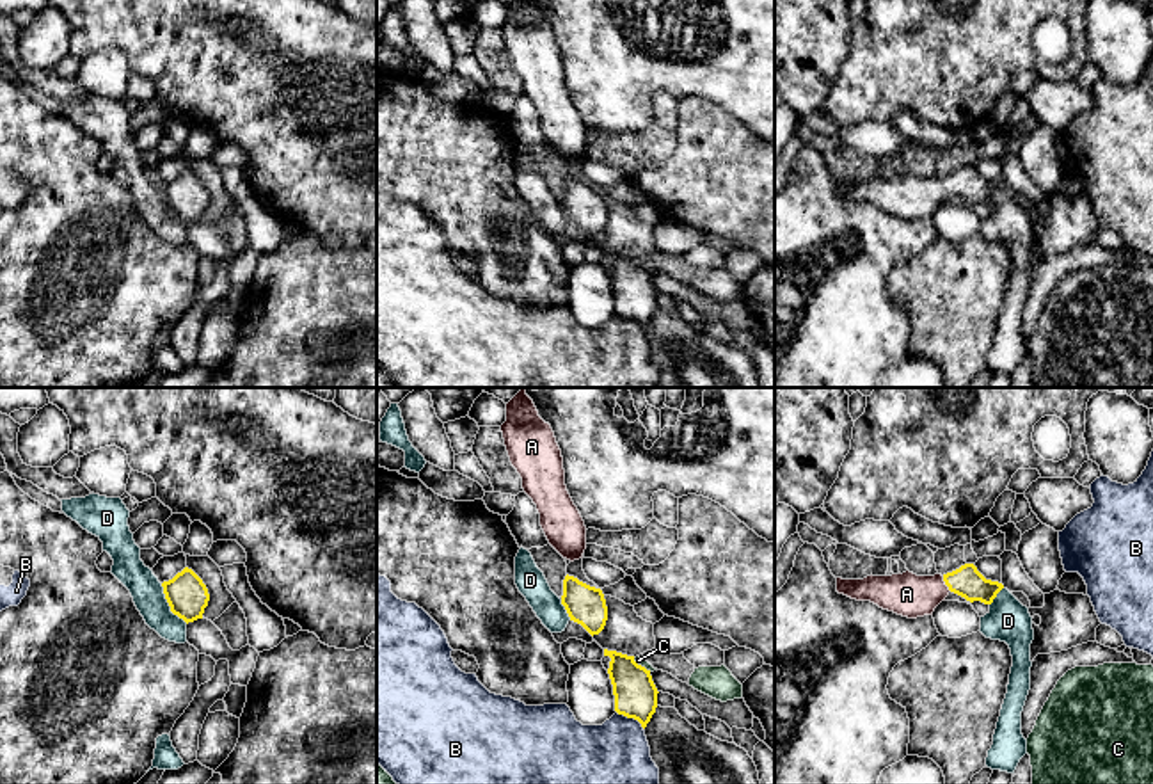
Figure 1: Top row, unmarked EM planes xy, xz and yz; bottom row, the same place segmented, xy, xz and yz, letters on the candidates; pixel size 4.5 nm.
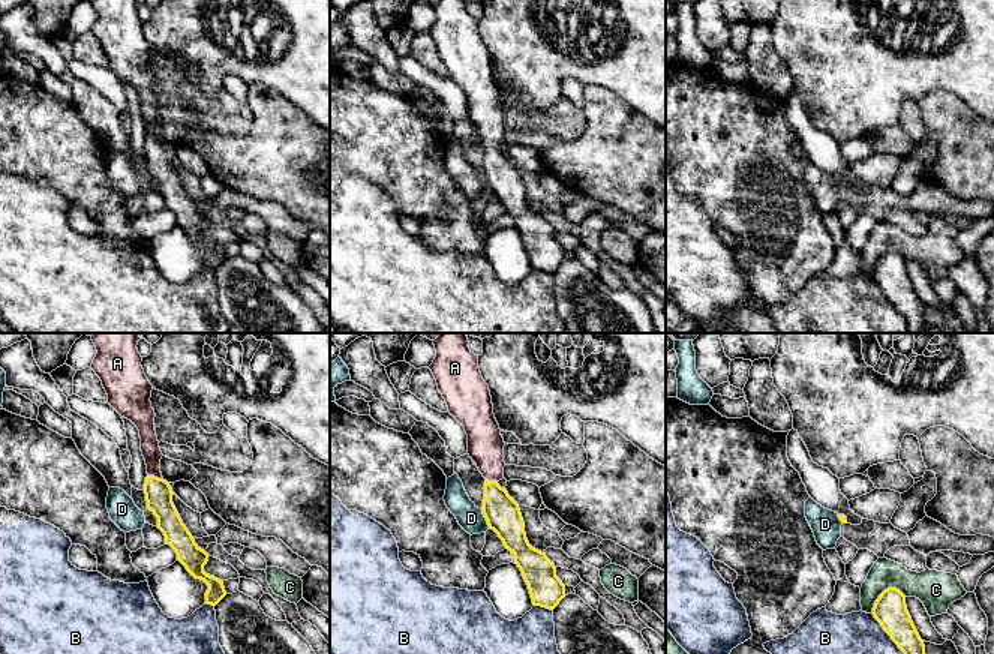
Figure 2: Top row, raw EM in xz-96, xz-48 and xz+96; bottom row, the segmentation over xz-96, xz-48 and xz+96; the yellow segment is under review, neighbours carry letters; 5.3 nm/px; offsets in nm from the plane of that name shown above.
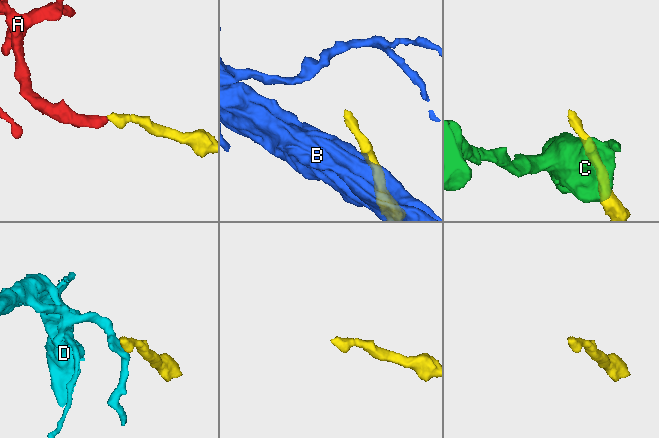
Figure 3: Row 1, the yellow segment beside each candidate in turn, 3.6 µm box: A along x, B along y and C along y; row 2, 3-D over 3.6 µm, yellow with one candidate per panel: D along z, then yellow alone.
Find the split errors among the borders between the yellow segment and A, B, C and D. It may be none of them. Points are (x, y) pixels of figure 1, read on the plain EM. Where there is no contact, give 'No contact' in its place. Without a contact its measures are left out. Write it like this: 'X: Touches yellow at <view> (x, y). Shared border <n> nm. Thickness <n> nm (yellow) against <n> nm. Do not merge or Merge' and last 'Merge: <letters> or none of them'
A: Touches yellow at yz (946, 185). Shared border 80 nm. Thickness 140 nm (yellow) against 200 nm. Merge
B: Touches yellow at xz (631, 319). Shared border 150 nm. Thickness 190 nm (yellow) against 380 nm. Do not merge
C: Touches yellow at xz (640, 267). Shared border 110 nm. Thickness 190 nm (yellow) against 40 nm. Do not merge
D: Touches yellow at xy (169, 207). Shared border 220 nm. Thickness 190 nm (yellow) against 140 nm. Do not merge
Merge: A

